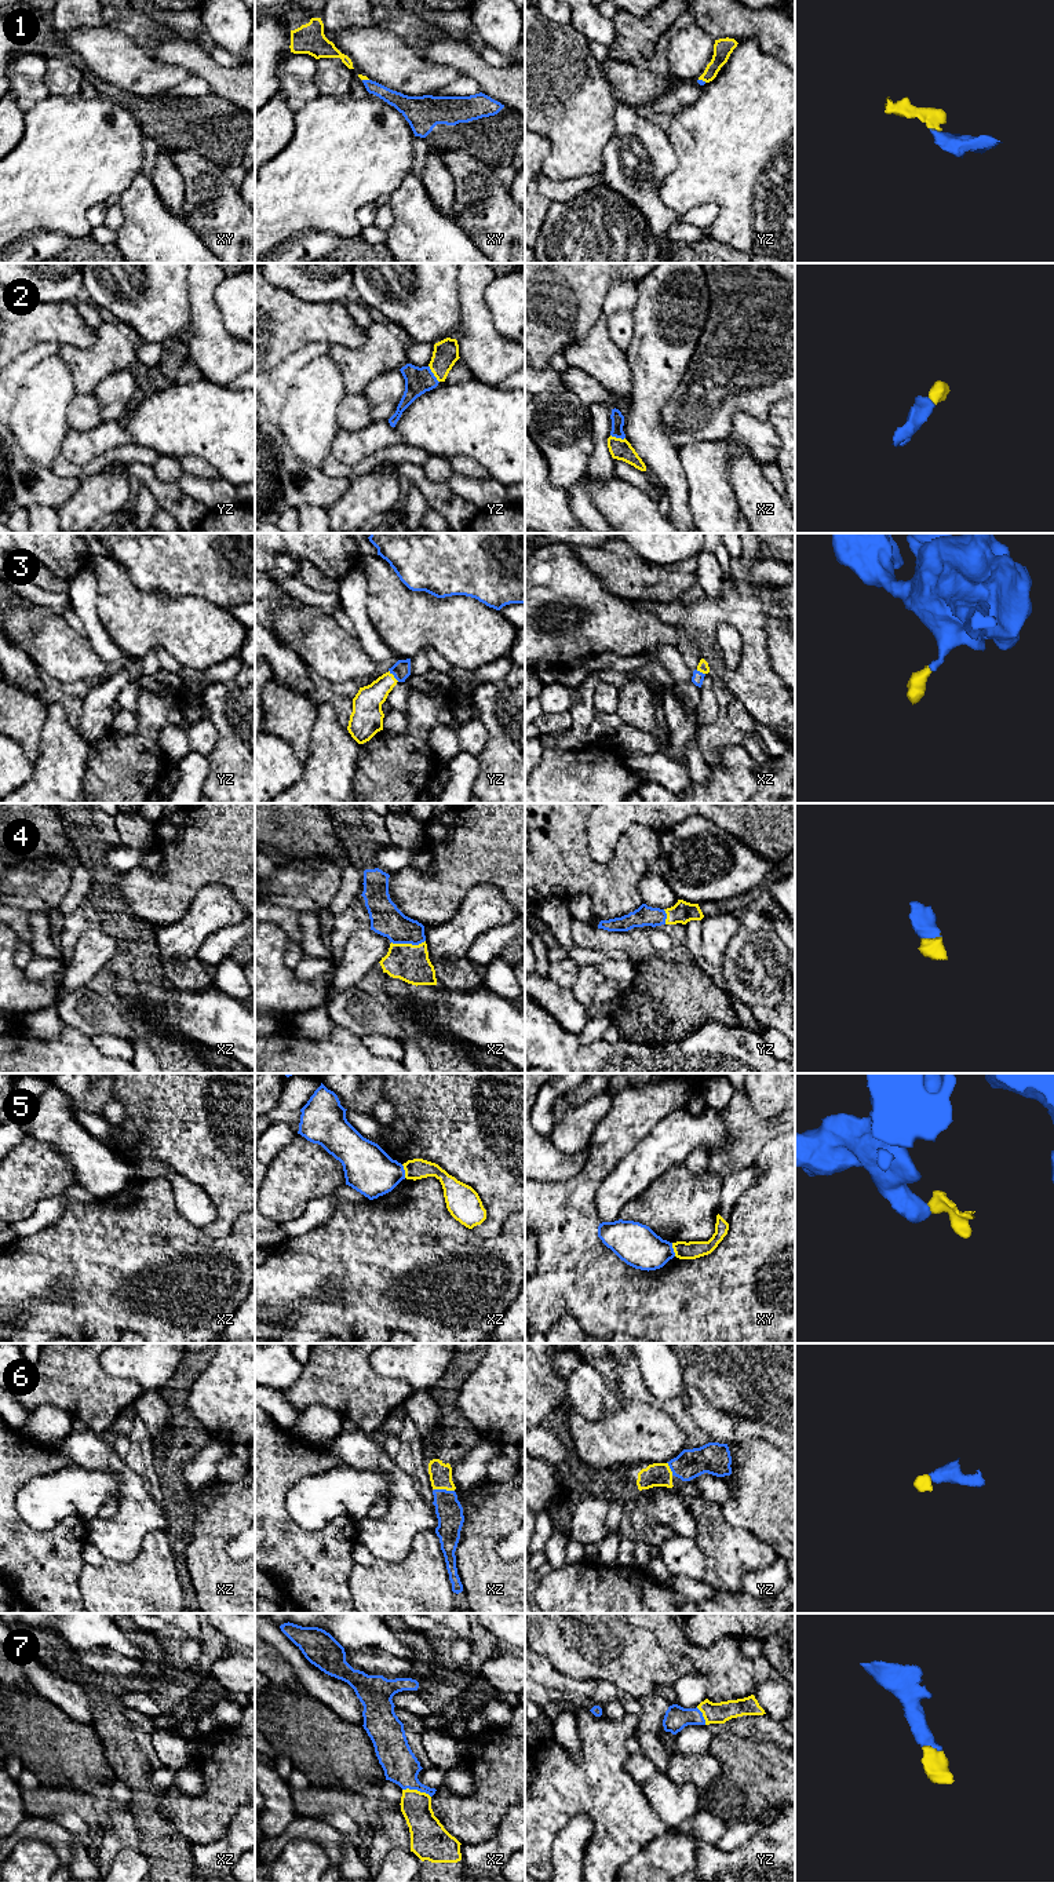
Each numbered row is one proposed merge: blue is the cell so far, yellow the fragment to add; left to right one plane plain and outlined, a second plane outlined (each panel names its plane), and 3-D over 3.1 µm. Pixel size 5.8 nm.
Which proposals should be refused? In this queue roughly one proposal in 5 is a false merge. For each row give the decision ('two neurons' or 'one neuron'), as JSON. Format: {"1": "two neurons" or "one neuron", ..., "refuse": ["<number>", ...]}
{"1": "one neuron", "2": "one neuron", "3": "one neuron", "4": "one neuron", "5": "two neurons", "6": "one neuron", "7": "one neuron", "refuse": ["5"]}

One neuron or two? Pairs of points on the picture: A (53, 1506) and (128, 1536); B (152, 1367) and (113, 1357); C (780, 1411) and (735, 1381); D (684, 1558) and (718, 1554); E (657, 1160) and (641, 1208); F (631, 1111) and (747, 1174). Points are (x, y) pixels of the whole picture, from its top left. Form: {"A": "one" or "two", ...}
{"A": "two", "B": "one", "C": "one", "D": "two", "E": "two", "F": "two"}

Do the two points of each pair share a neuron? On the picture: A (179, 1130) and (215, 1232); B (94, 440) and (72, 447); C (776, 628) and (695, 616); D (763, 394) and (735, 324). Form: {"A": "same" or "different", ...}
{"A": "same", "B": "same", "C": "different", "D": "same"}

